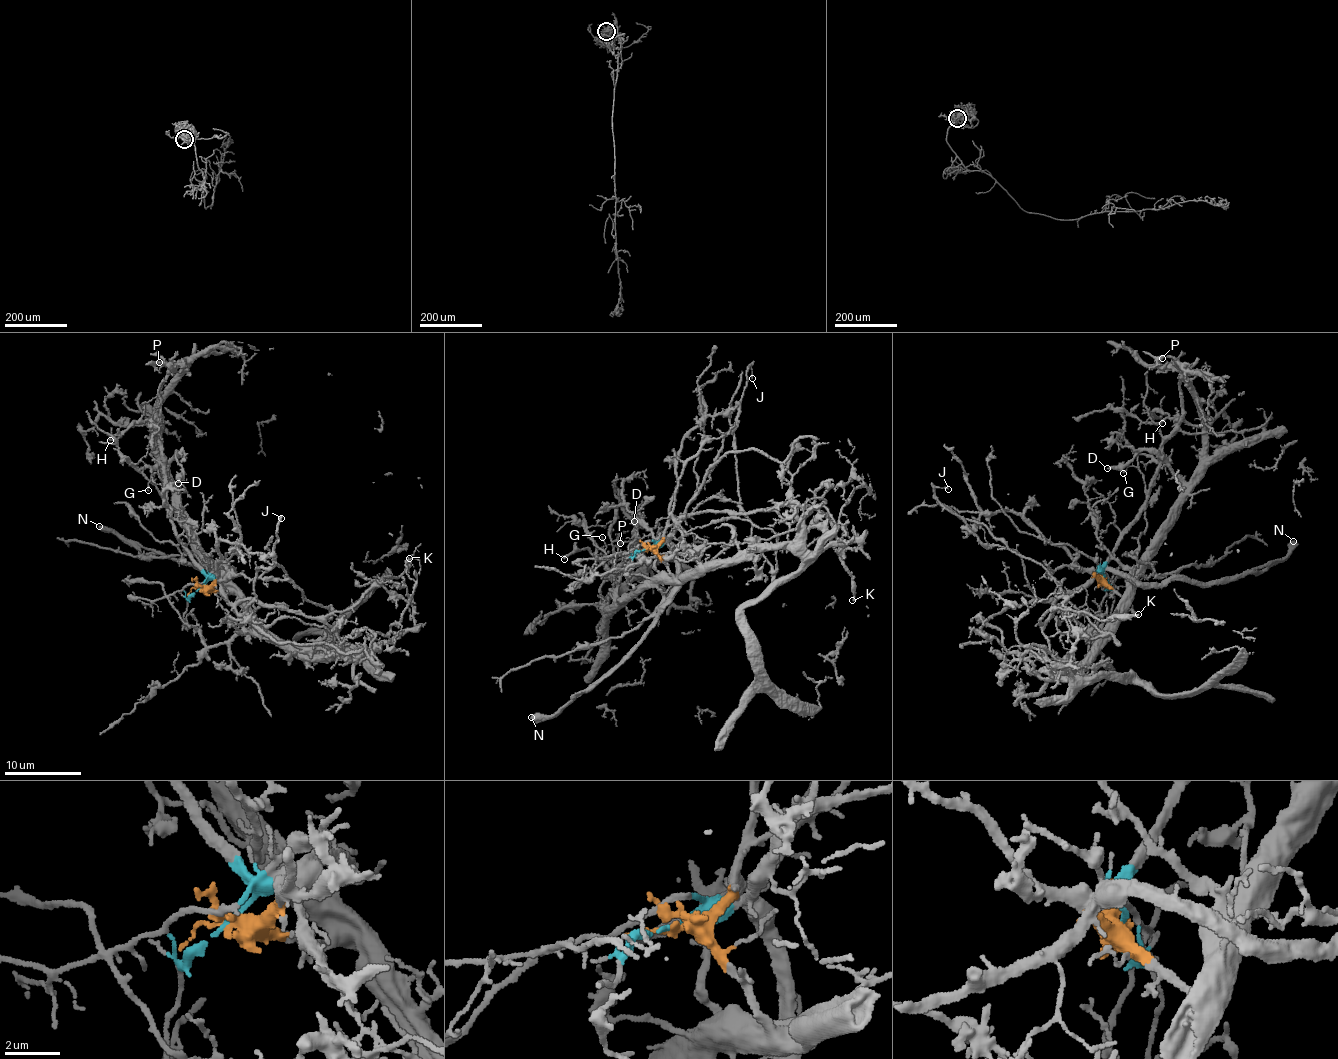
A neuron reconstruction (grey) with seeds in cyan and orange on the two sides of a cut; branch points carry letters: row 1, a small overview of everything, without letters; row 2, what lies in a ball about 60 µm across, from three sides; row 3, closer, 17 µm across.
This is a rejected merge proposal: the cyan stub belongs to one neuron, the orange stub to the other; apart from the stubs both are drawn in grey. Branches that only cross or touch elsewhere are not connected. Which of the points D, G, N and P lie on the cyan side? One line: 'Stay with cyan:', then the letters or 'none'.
Stay with cyan: G, N

